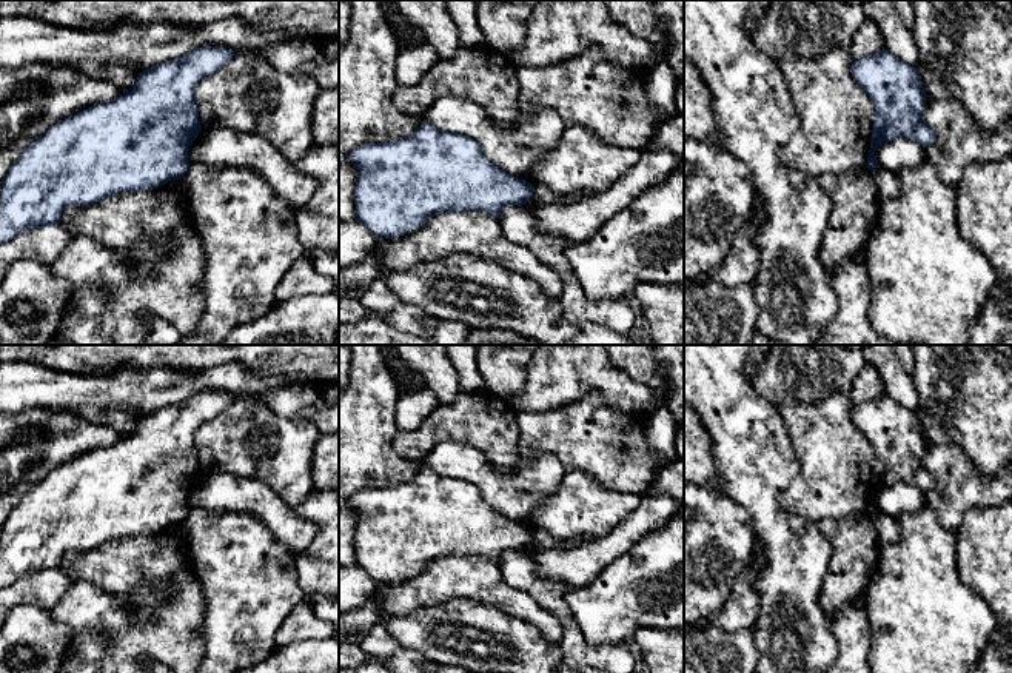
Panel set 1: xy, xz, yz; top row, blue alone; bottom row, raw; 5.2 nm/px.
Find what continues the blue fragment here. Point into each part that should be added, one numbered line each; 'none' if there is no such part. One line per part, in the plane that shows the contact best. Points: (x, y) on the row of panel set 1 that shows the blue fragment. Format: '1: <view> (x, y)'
none

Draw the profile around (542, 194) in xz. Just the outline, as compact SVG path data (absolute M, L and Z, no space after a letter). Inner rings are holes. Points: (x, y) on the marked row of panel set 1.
M538 183L533 186L533 196L527 203L531 203L531 205L561 203L565 200L575 200L575 199L587 197L591 194L595 194L595 193L588 191L588 189L575 189L568 194L558 194L553 189L550 189L548 186L545 186L544 183Z

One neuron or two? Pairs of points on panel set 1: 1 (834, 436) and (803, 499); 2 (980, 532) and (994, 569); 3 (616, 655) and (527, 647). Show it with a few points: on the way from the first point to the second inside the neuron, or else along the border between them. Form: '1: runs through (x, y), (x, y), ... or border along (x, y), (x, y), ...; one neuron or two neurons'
1: runs through (834, 452), (834, 468), (818, 484); one neuron
2: runs through (989, 541), (994, 545), (994, 559); one neuron
3: border along (556, 646), (562, 656); two neurons

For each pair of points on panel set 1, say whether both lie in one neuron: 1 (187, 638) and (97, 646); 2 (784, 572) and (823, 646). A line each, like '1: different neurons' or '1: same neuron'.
1: different neurons
2: same neuron

